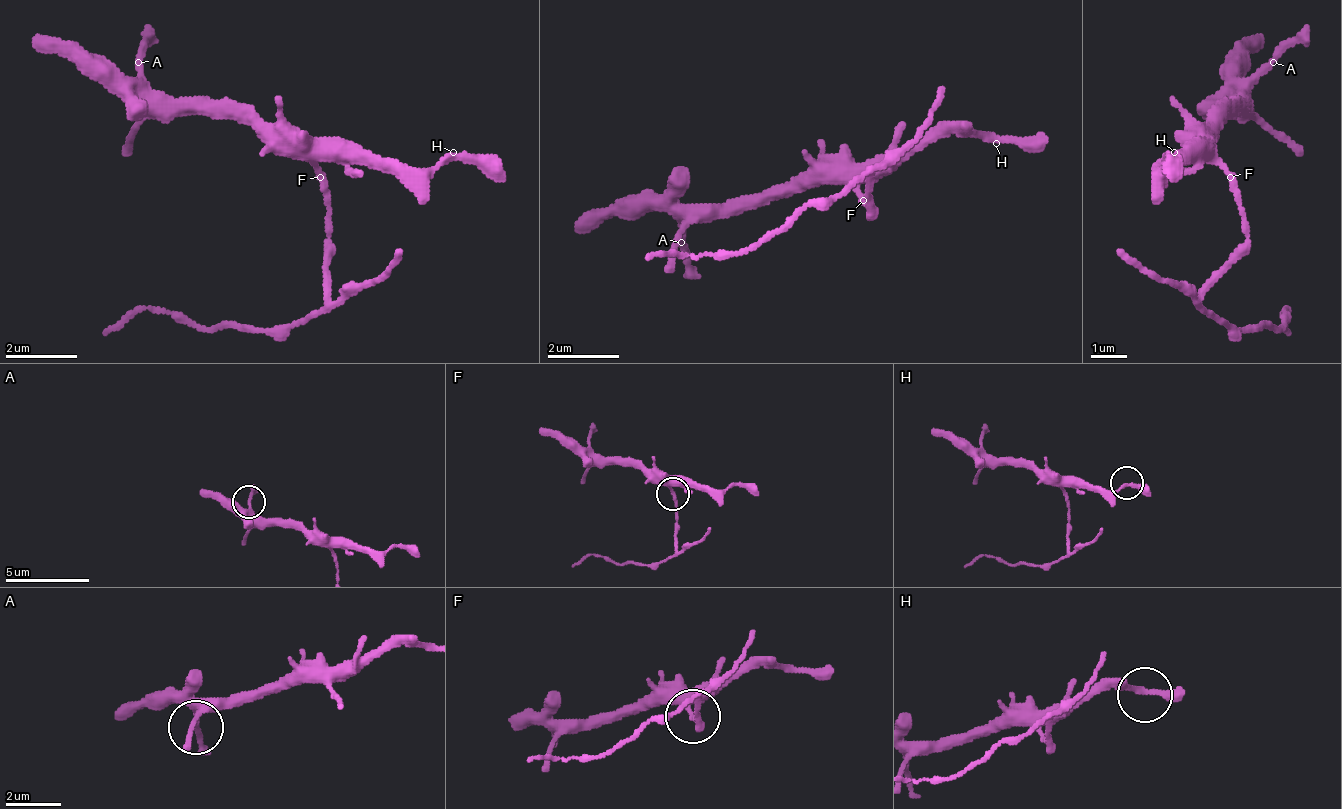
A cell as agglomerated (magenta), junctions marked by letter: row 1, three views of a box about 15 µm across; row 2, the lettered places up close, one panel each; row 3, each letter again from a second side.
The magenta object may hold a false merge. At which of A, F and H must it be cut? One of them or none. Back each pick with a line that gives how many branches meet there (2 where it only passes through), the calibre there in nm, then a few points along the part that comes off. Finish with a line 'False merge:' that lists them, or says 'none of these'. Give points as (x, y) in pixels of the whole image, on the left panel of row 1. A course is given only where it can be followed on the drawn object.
F: Branches: 2. Thickness 200 nm. Course of the part to remove: (318, 179), (327, 251), (327, 296), (291, 332), (264, 332), (201, 323), (147, 305), (102, 332)
False merge: F

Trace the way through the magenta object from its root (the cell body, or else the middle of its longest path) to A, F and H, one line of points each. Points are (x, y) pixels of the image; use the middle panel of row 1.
A: (870, 215), (870, 206), (843, 179), (798, 179), (771, 197), (708, 206), (681, 233), (681, 242)
F: (870, 215), (870, 206), (861, 197)
H: (870, 215), (870, 197), (861, 188), (897, 161), (924, 152), (942, 134), (987, 134), (996, 143)

